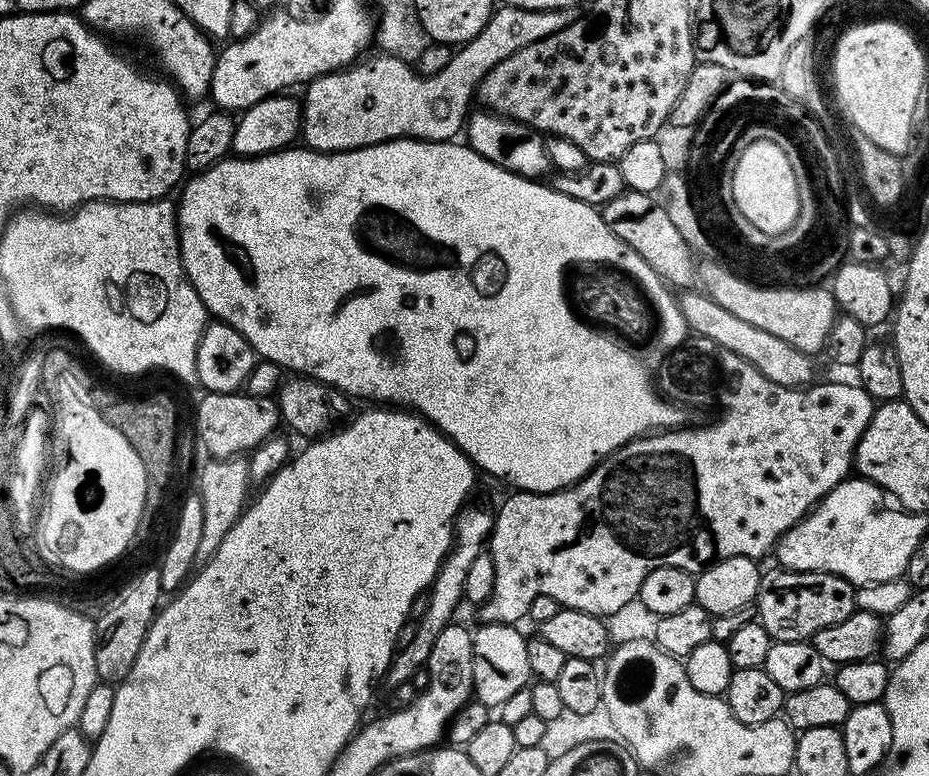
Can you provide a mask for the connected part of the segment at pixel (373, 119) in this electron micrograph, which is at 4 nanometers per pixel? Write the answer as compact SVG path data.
M501 3L493 11L492 17L482 26L482 30L474 39L459 45L453 51L450 62L438 74L424 75L411 63L399 60L391 54L379 54L361 59L349 67L341 68L337 72L328 72L319 76L303 89L302 111L304 123L302 125L302 140L309 148L318 152L349 152L355 148L365 148L381 144L387 140L451 140L465 131L466 121L470 115L468 103L477 95L482 78L490 74L492 67L522 50L522 46L530 46L534 42L542 42L542 38L550 38L550 34L558 34L558 30L566 30L576 21L576 8L551 8L538 10L537 8L523 8Z

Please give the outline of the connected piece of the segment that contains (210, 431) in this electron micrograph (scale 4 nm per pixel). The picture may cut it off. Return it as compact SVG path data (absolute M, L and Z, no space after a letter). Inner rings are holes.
M243 391L230 394L209 392L201 395L196 408L196 432L212 458L248 454L281 427L280 405L272 396L250 396Z

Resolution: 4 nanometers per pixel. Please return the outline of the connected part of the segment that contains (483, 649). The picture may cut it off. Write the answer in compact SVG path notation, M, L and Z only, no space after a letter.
M481 623L479 627L472 632L472 691L475 699L496 710L506 698L529 687L533 679L526 654L528 640L519 632L519 627L511 624Z

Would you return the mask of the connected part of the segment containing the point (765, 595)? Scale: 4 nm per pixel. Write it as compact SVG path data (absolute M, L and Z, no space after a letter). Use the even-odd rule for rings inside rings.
M779 566L760 577L754 612L758 622L776 640L811 641L818 630L834 626L857 611L856 588L850 581L829 572L790 572Z

